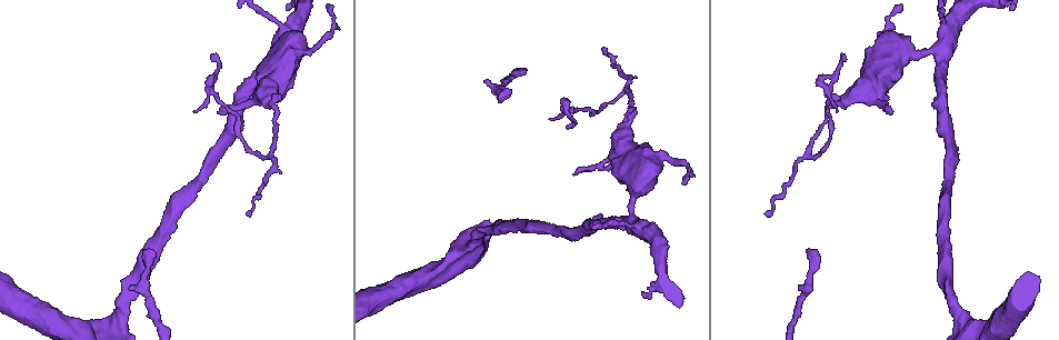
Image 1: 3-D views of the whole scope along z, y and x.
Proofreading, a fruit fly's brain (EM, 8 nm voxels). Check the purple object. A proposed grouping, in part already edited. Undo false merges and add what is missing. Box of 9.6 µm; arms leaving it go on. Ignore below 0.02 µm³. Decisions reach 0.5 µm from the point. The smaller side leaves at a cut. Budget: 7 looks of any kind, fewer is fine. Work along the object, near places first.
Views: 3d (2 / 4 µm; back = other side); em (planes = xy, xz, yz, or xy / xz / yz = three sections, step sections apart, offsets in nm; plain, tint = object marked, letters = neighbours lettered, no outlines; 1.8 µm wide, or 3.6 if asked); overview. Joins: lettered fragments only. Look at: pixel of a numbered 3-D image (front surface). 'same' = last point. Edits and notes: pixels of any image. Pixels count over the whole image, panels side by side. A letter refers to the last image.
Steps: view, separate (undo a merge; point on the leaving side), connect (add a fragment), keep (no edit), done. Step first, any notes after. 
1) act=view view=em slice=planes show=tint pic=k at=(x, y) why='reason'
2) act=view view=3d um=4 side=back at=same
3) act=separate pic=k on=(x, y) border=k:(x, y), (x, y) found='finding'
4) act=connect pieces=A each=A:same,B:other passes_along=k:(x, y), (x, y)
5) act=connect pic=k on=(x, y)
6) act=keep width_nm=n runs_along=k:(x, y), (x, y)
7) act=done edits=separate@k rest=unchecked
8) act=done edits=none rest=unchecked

act=view view=em um=3.6 slice=planes show=letters pic=1 at=(506, 91) why='an open end'

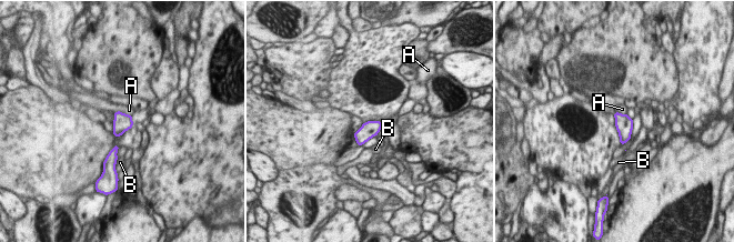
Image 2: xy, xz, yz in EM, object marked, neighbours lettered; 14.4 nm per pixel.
act=keep each=A:other,B:other border=2:(118, 110), (131, 117) found='none of them fits'

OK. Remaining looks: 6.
act=view view=3d um=2 pic=1 at=(891, 114) why='thin end'

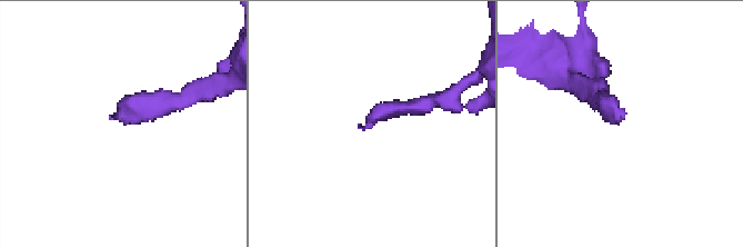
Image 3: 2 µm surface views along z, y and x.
act=view view=em slice=planes show=letters pic=3 at=(358, 126)

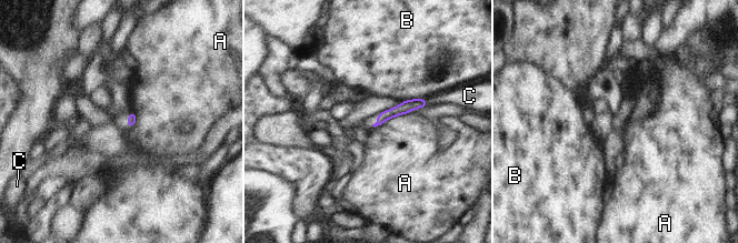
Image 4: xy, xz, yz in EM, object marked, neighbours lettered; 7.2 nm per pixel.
act=keep each=A:other,B:other,C:other border=4:(409, 111), (390, 117), (375, 128) found='none of them fits'

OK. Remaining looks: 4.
act=view view=em slice=planes show=letters pic=1 at=(567, 104) why='free end'

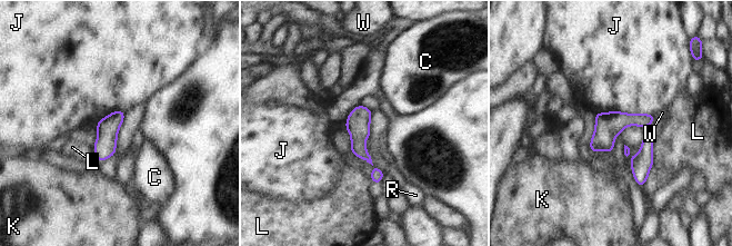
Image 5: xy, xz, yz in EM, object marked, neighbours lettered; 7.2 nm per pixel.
act=keep each=C:other,J:other,K:other,L:other,R:other,W:other runs_along=5:(358, 109), (358, 148), (374, 167), (377, 180) found='none of them fits'

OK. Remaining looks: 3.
act=done edits=none rest=unchecked

